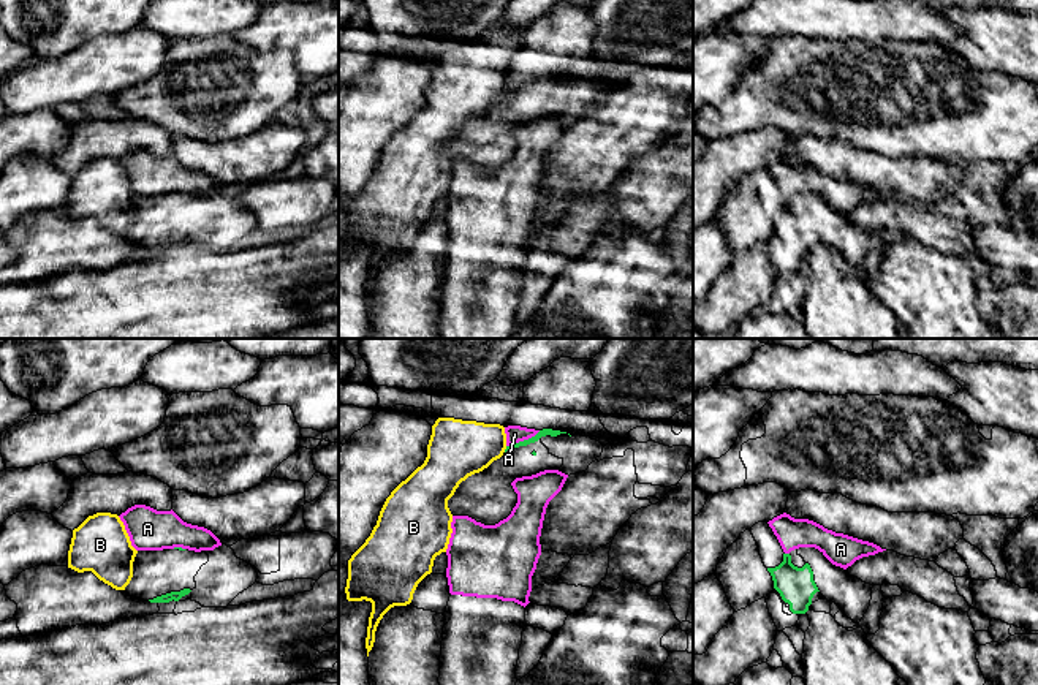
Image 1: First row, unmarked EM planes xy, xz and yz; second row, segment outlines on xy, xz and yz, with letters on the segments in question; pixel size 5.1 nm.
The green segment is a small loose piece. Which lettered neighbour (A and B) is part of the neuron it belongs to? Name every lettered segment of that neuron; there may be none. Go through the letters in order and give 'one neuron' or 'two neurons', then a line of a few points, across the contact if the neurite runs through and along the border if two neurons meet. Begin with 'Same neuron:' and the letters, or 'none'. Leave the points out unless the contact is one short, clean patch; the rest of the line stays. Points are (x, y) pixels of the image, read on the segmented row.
Same neuron: none
A: two neurons | xz (540, 431), (507, 446)
B: two neurons | xz (507, 446), (503, 451)

